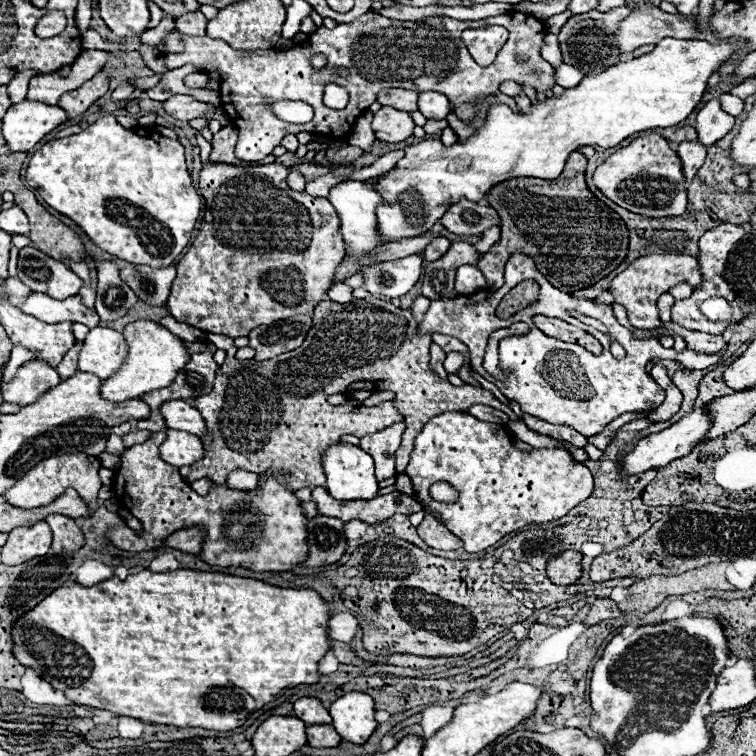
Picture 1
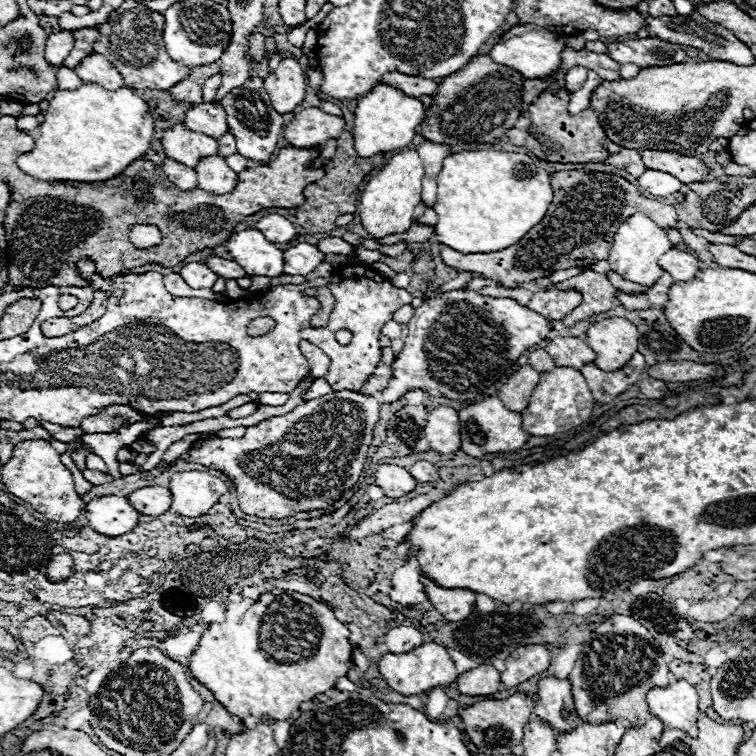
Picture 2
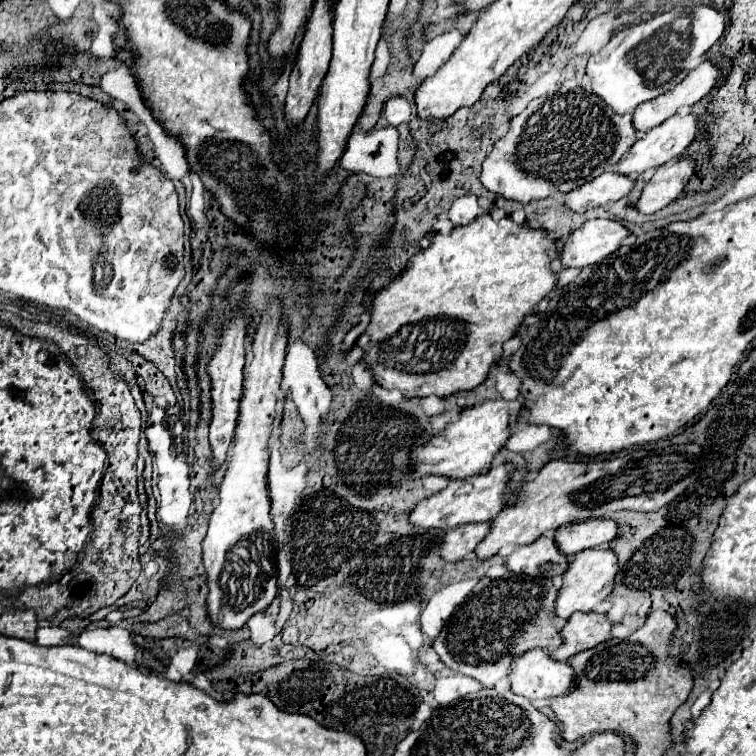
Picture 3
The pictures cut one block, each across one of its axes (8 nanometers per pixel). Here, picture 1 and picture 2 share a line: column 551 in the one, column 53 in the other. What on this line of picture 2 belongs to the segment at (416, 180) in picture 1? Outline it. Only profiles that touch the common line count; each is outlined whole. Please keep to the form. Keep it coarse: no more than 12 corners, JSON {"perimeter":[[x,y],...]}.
{"perimeter":[[130,88],[54,94],[22,172],[110,180],[154,118]]}

